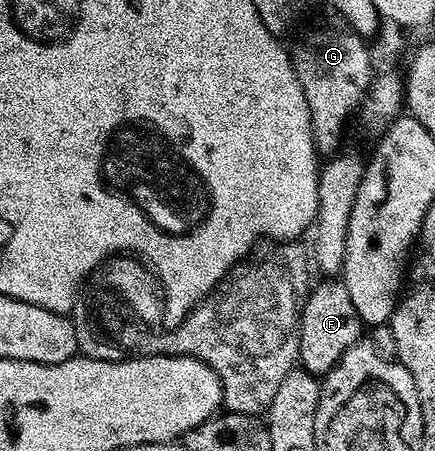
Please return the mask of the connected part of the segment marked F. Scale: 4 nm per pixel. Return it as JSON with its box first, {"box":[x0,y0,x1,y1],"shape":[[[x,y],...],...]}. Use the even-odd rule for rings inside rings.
{"box":[299,281,363,377],"shape":[[[321,281],[310,290],[305,306],[301,309],[301,349],[299,363],[318,377],[329,372],[347,348],[362,338],[363,324],[357,316],[355,305],[351,305],[351,297],[347,293],[344,282]]]}

